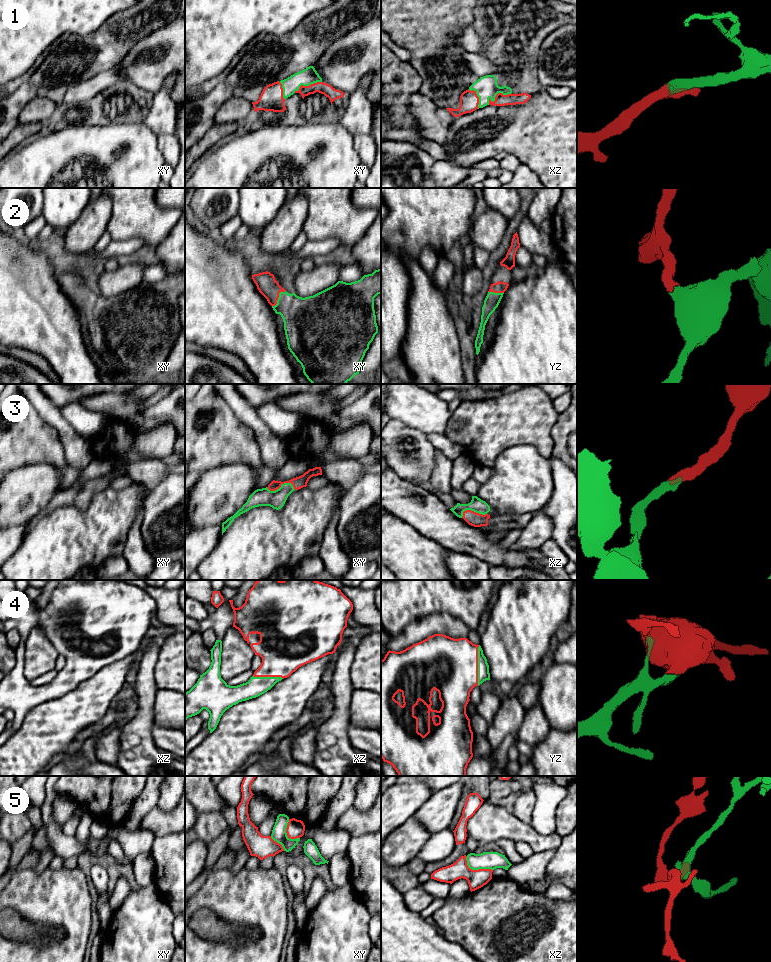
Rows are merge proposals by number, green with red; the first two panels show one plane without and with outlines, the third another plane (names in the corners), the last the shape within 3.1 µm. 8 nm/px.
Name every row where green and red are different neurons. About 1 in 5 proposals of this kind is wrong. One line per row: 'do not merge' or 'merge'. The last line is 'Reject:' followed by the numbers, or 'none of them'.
1: merge
2: merge
3: merge
4: merge
5: do not merge
Reject: 5

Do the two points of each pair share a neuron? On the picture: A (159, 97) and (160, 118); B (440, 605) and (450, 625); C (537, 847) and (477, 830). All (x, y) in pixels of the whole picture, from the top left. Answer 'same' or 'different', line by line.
A: same
B: different
C: same

